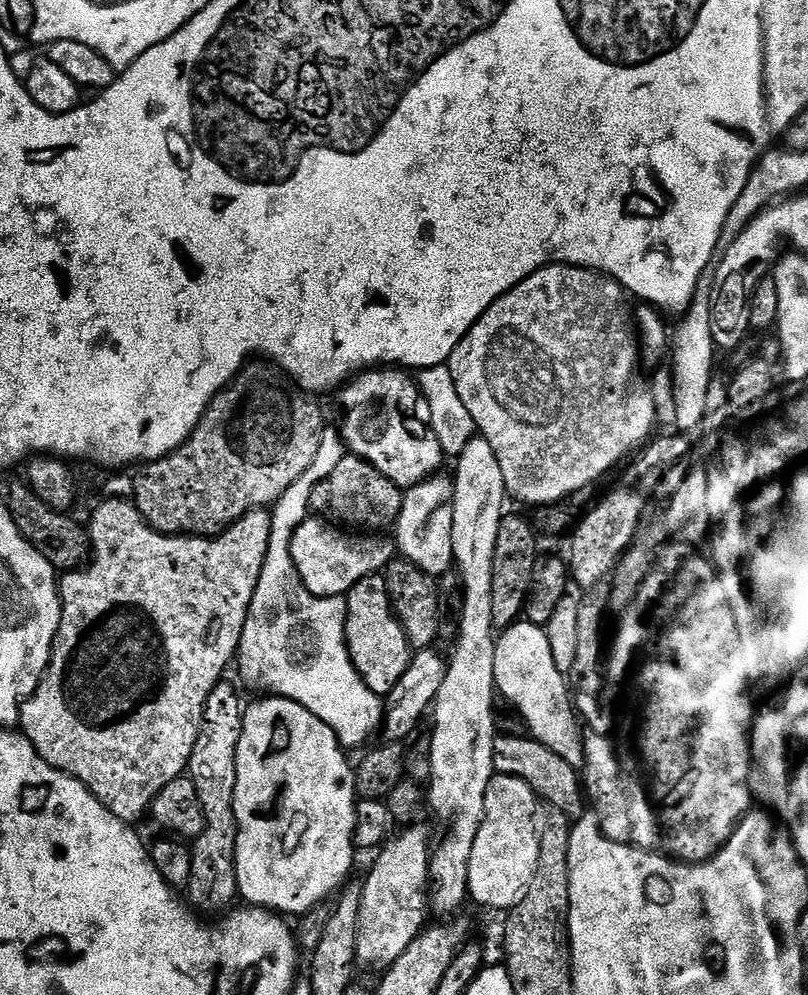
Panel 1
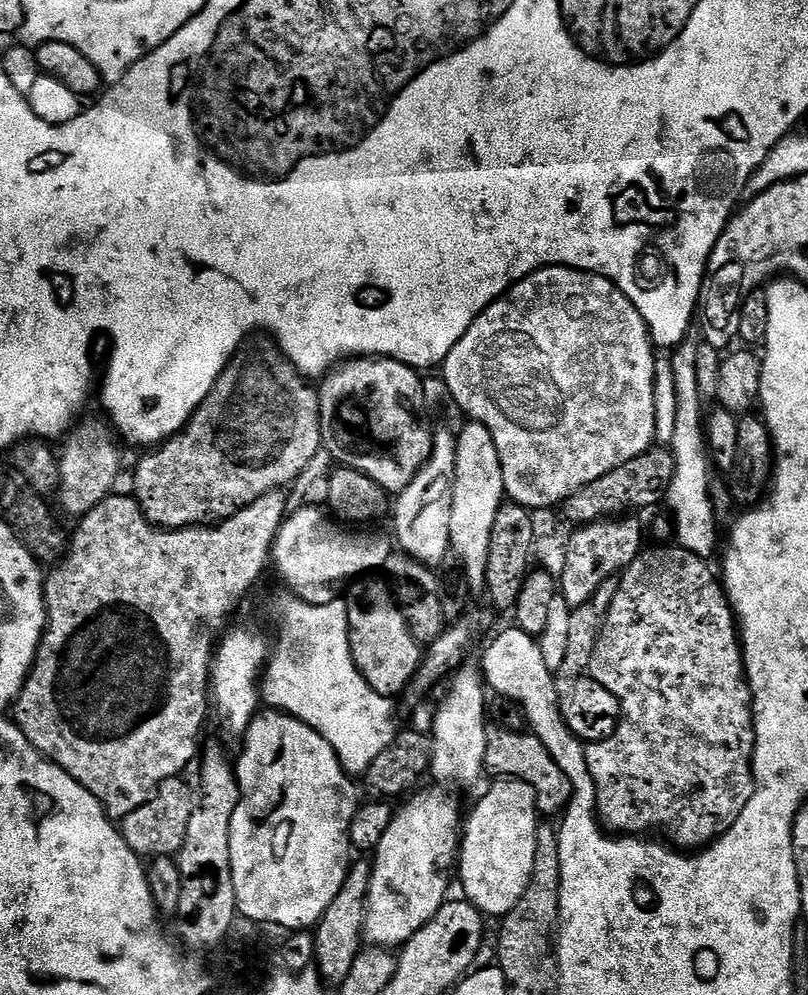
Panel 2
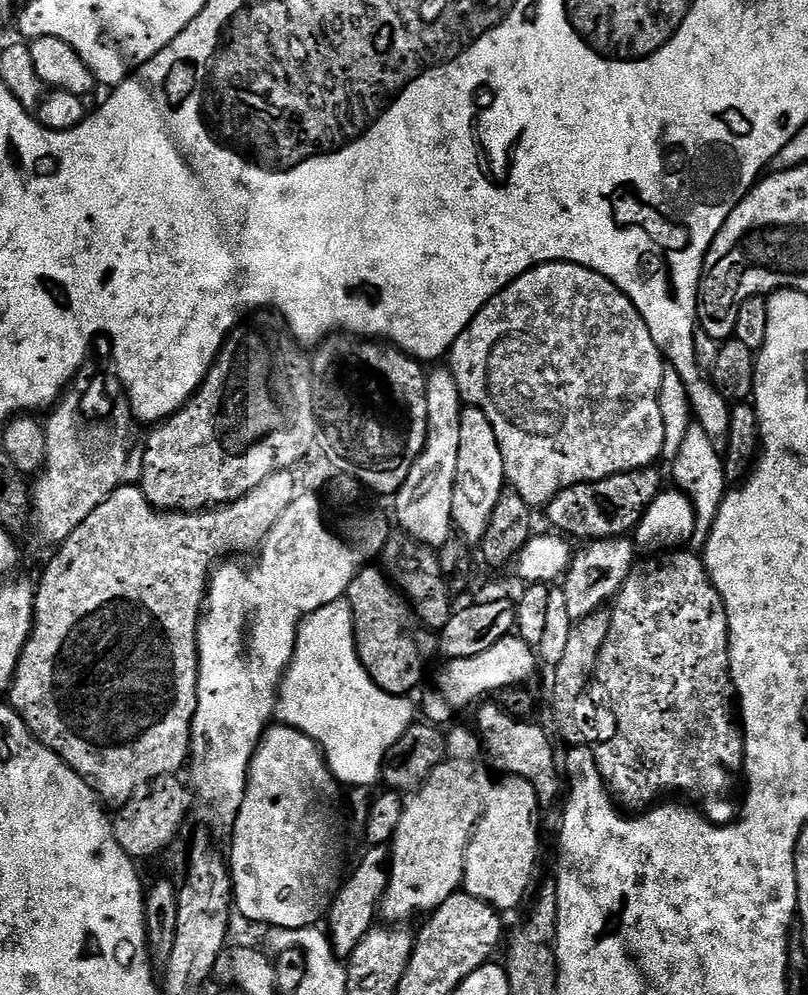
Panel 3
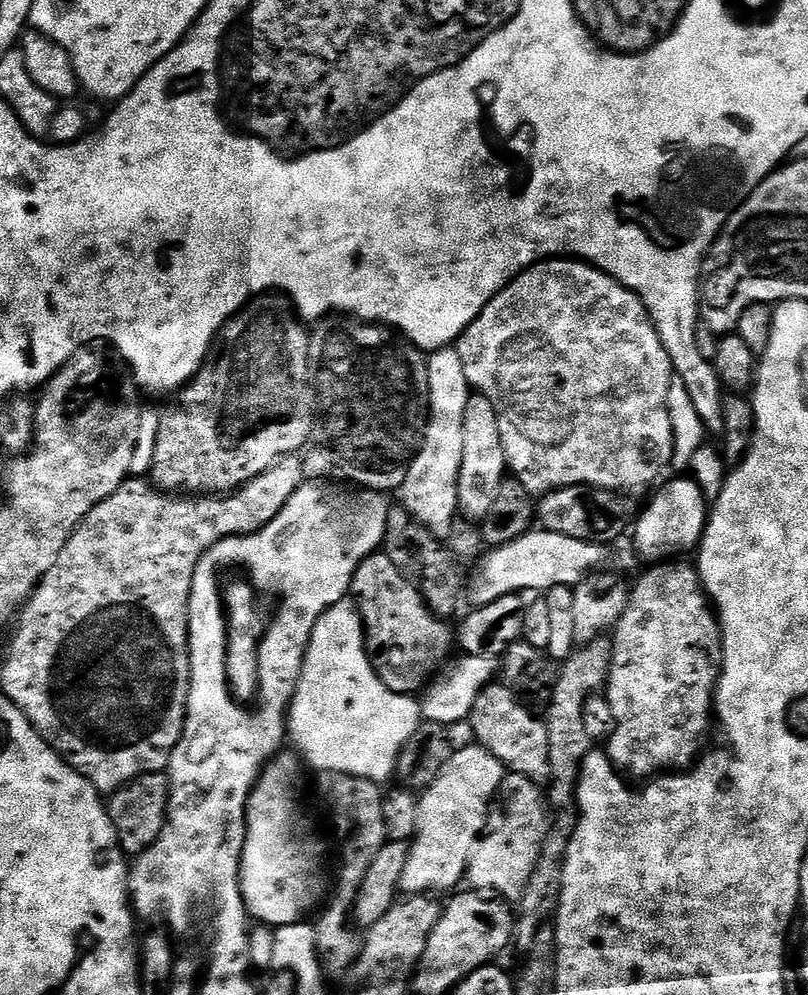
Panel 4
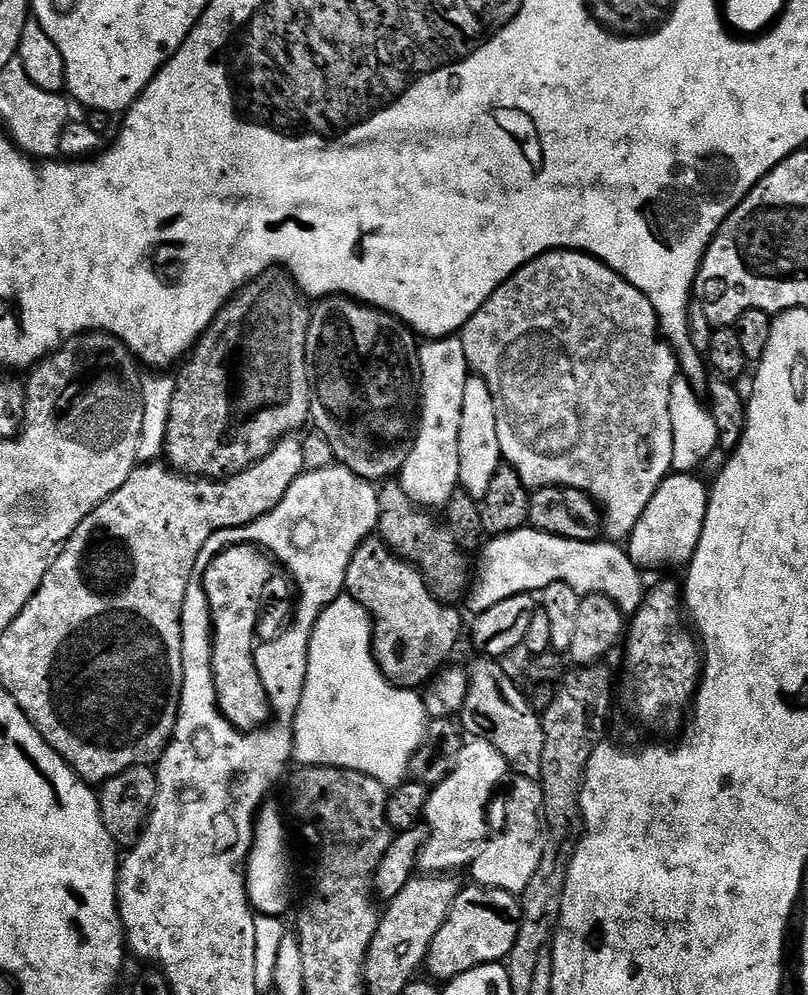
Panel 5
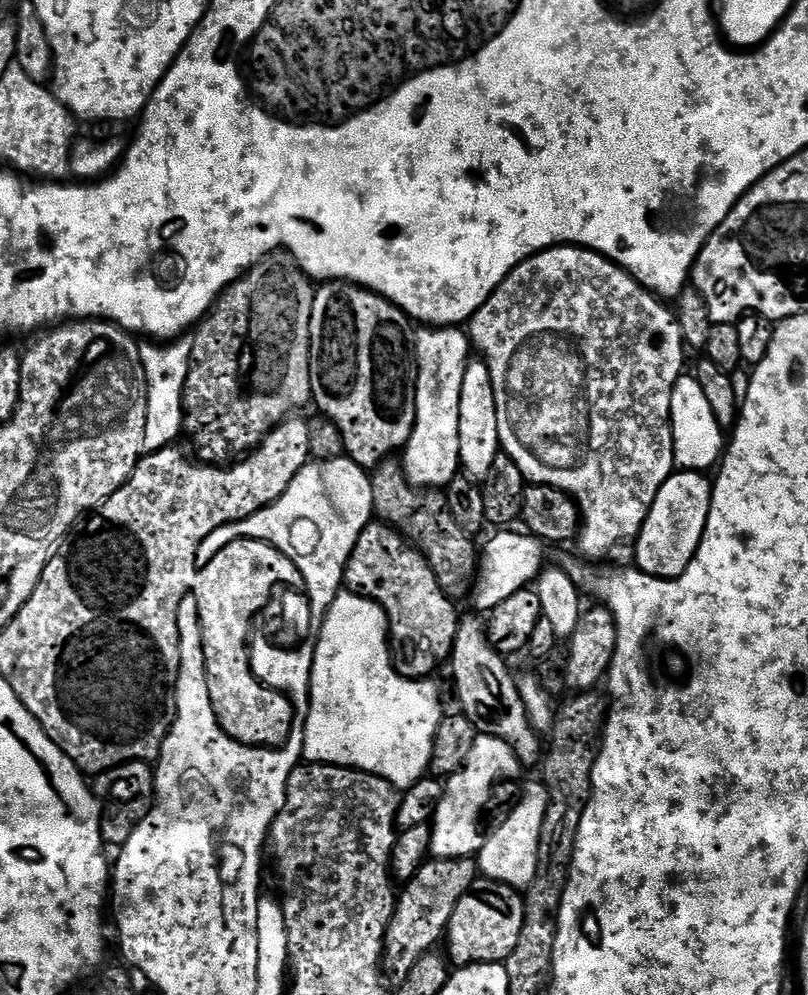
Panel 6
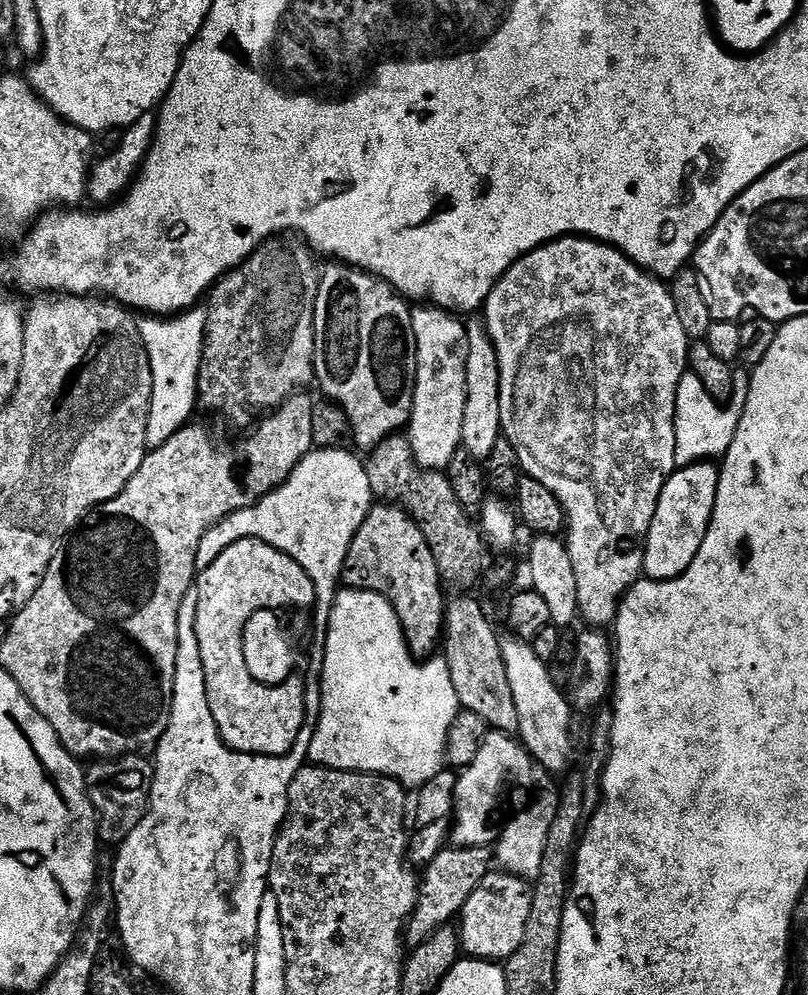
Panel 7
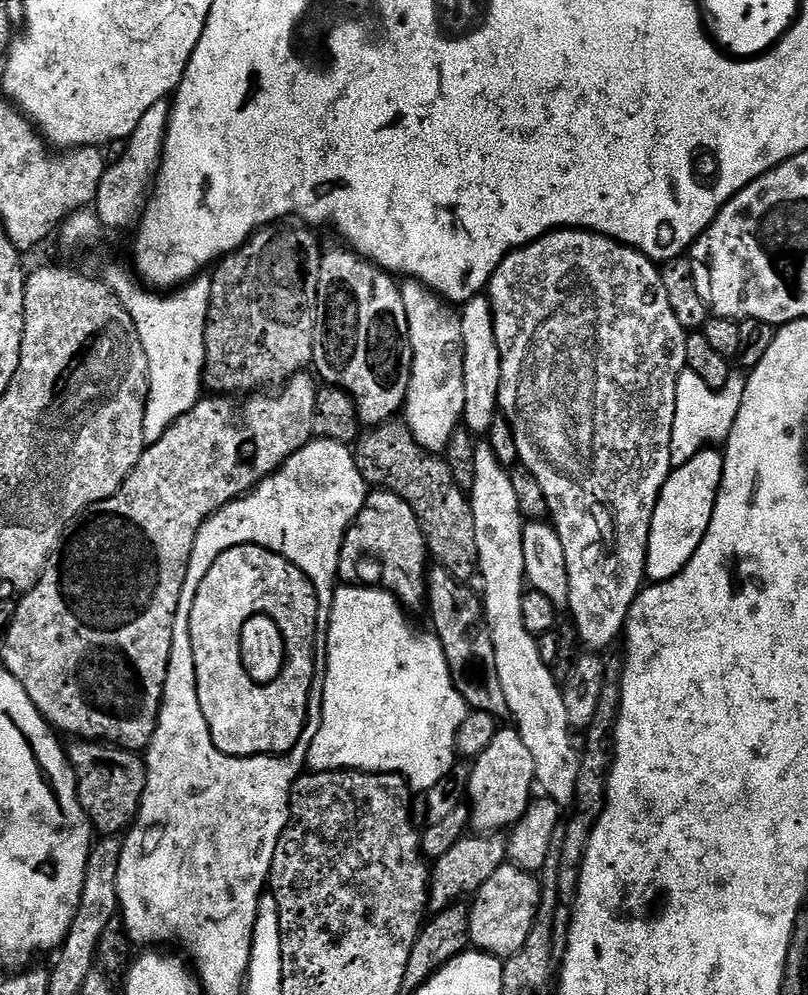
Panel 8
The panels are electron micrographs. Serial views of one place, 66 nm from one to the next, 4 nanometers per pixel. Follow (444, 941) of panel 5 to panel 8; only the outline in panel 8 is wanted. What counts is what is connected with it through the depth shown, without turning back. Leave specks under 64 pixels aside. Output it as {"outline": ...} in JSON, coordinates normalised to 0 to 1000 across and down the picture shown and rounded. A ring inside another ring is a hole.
{"outline":[[[626,866],[587,898],[582,909],[582,939],[585,954],[605,961],[627,963],[641,959],[656,943],[656,935],[668,914],[671,888],[660,877]]]}

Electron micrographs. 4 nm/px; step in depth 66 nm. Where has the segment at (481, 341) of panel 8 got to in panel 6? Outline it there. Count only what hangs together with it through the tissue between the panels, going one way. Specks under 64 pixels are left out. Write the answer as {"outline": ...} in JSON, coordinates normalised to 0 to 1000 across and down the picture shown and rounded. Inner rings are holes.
{"outline":[[[593,360],[580,361],[577,380],[572,380],[572,400],[567,408],[567,452],[573,477],[585,483],[598,484],[606,476],[611,460],[621,453],[616,440],[616,408],[611,404],[611,384],[606,384],[606,372]]]}

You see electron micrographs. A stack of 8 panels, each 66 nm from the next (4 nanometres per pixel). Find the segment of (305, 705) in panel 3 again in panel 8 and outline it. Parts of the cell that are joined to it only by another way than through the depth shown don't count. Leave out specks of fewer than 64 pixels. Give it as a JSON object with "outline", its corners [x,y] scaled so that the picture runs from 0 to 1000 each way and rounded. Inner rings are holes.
{"outline":[[[421,589],[411,599],[411,616],[406,626],[406,668],[401,682],[401,709],[394,738],[389,738],[389,746],[381,755],[380,771],[387,776],[413,776],[417,774],[444,774],[448,776],[488,776],[505,785],[511,797],[527,798],[542,785],[561,775],[559,767],[567,764],[564,755],[564,739],[572,726],[582,719],[582,713],[559,684],[559,678],[552,665],[552,657],[545,648],[545,642],[538,637],[524,639],[510,632],[505,624],[506,616],[499,607],[484,599],[474,591],[454,589]]]}

